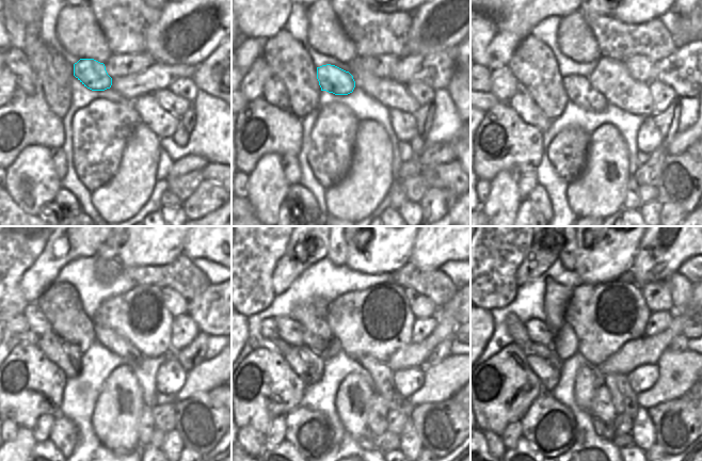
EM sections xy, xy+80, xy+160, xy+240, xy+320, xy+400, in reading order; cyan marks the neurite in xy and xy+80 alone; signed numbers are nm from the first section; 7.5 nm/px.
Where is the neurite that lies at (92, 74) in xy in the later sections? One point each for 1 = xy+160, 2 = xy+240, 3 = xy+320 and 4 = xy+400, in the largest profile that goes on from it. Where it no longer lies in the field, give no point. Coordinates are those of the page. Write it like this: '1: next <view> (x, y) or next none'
1: next xy+160 (579, 90)
2: next xy+240 (107, 337)
3: next xy+320 (382, 377)
4: next xy+400 (624, 398)

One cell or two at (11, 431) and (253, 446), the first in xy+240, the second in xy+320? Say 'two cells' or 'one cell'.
one cell

